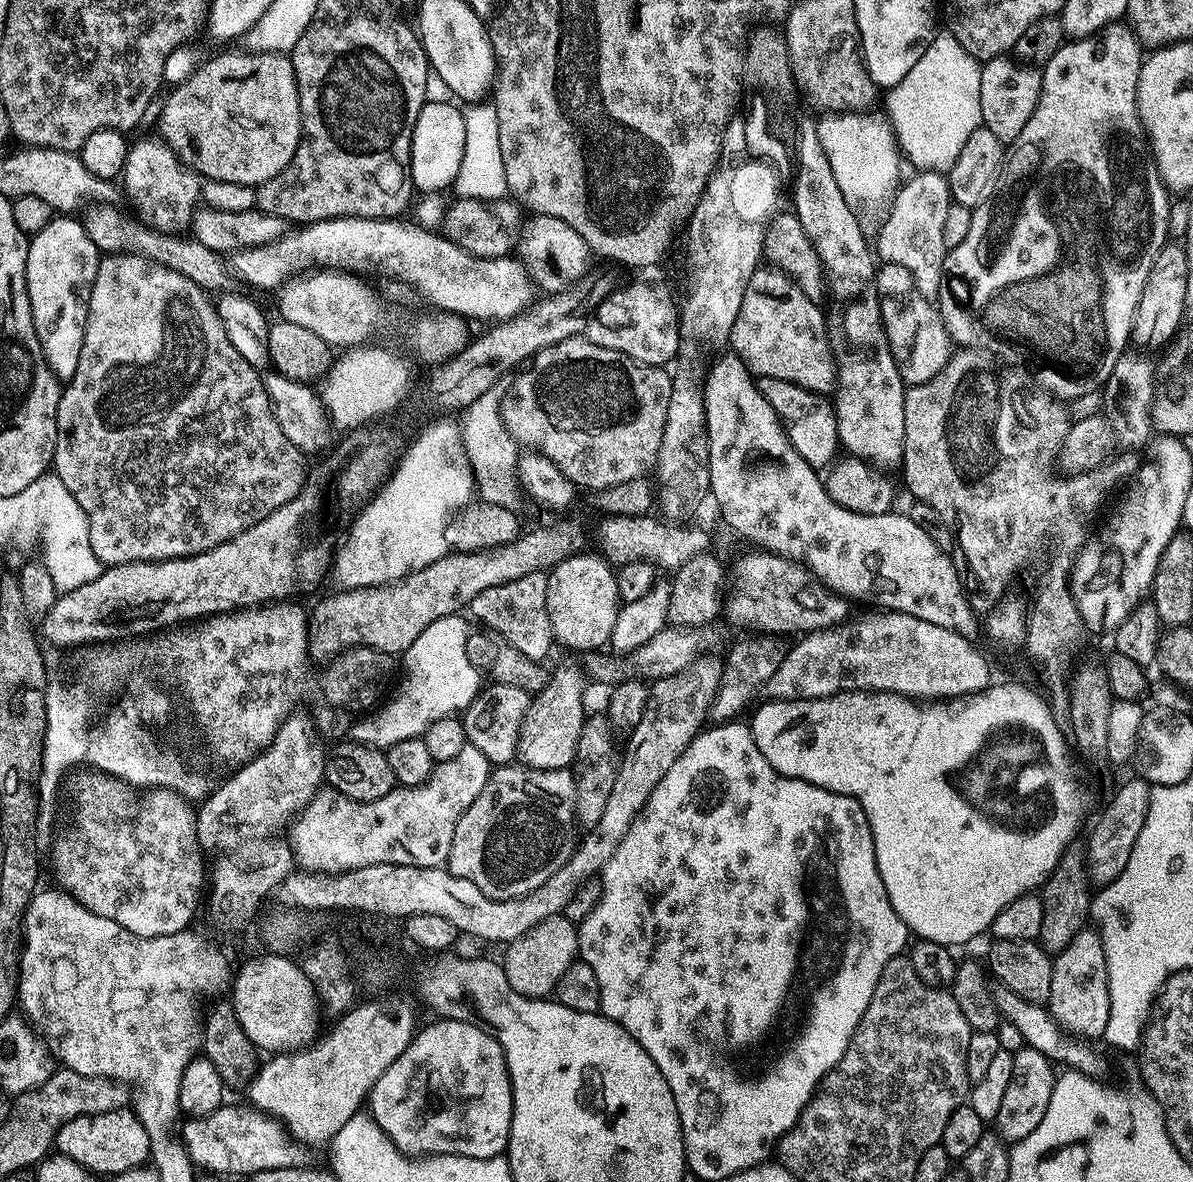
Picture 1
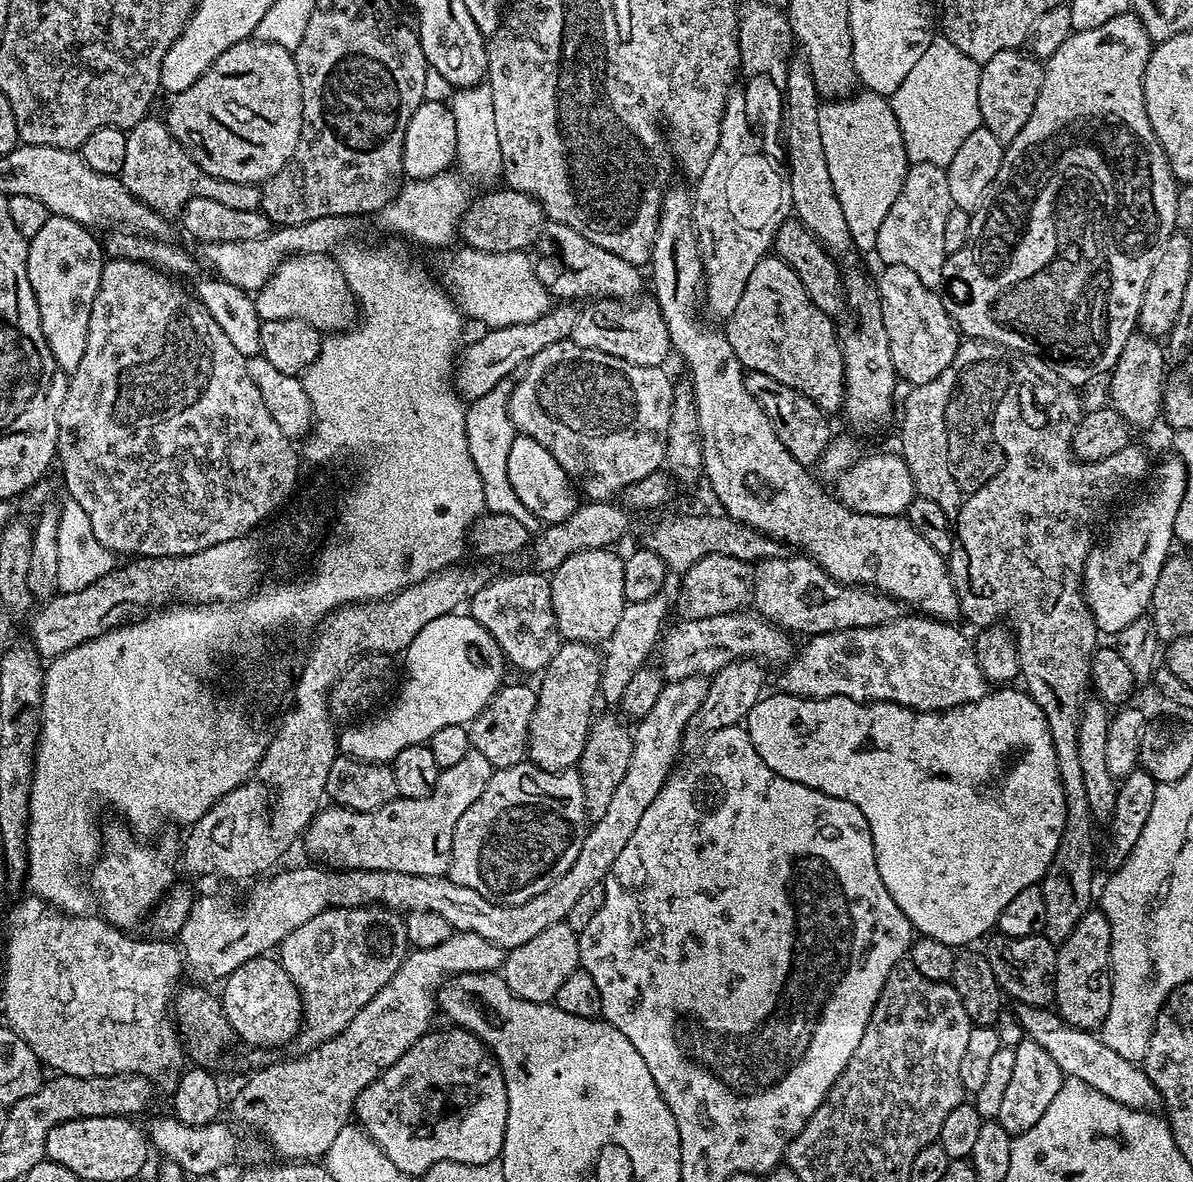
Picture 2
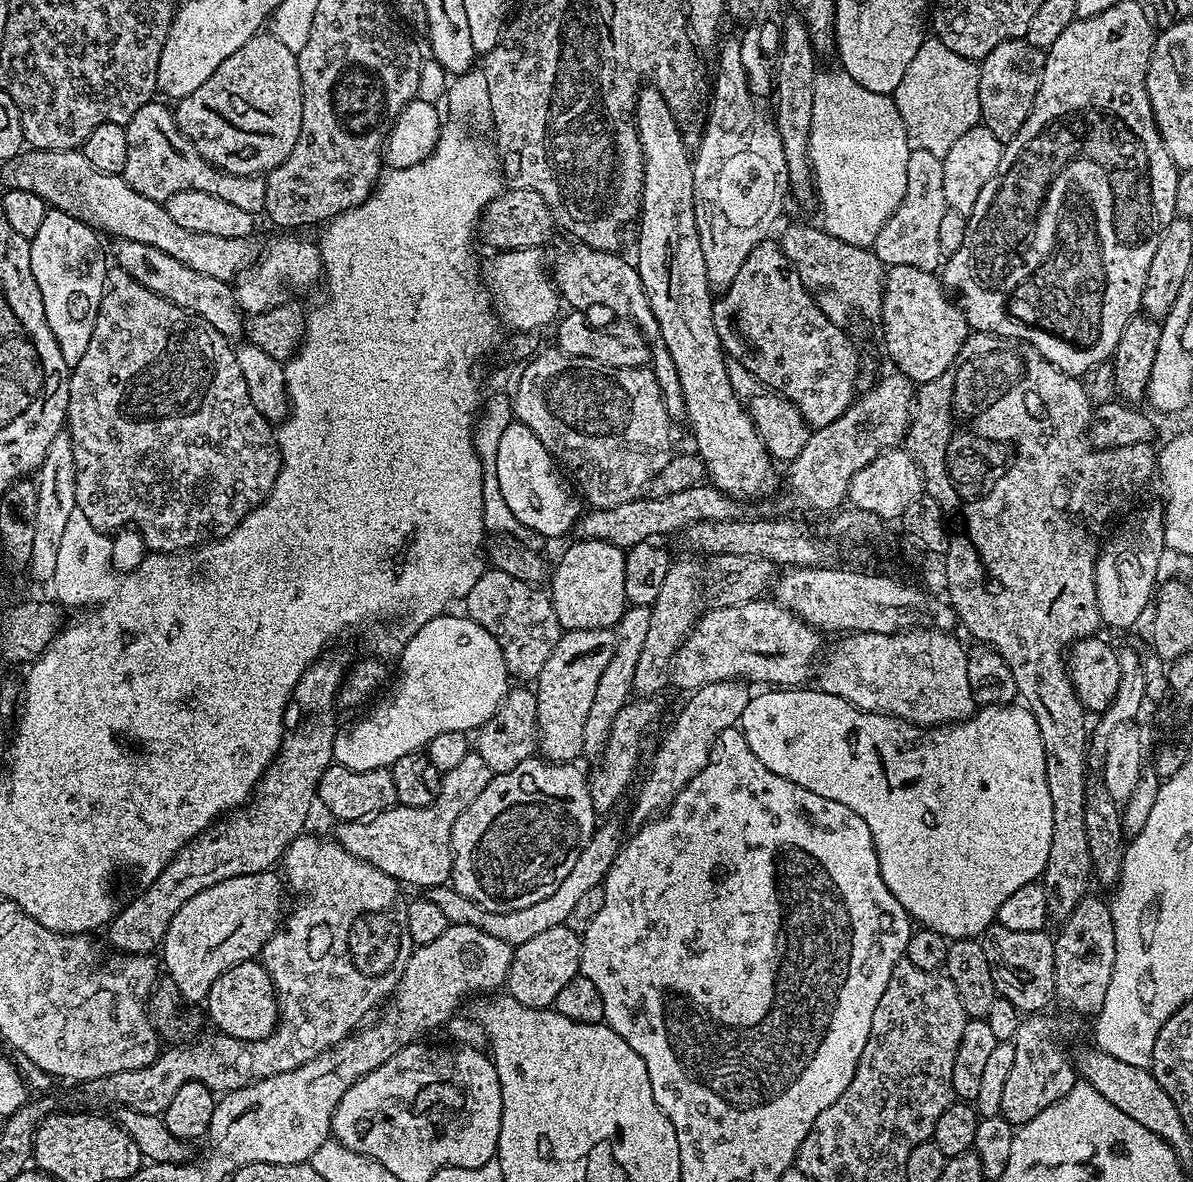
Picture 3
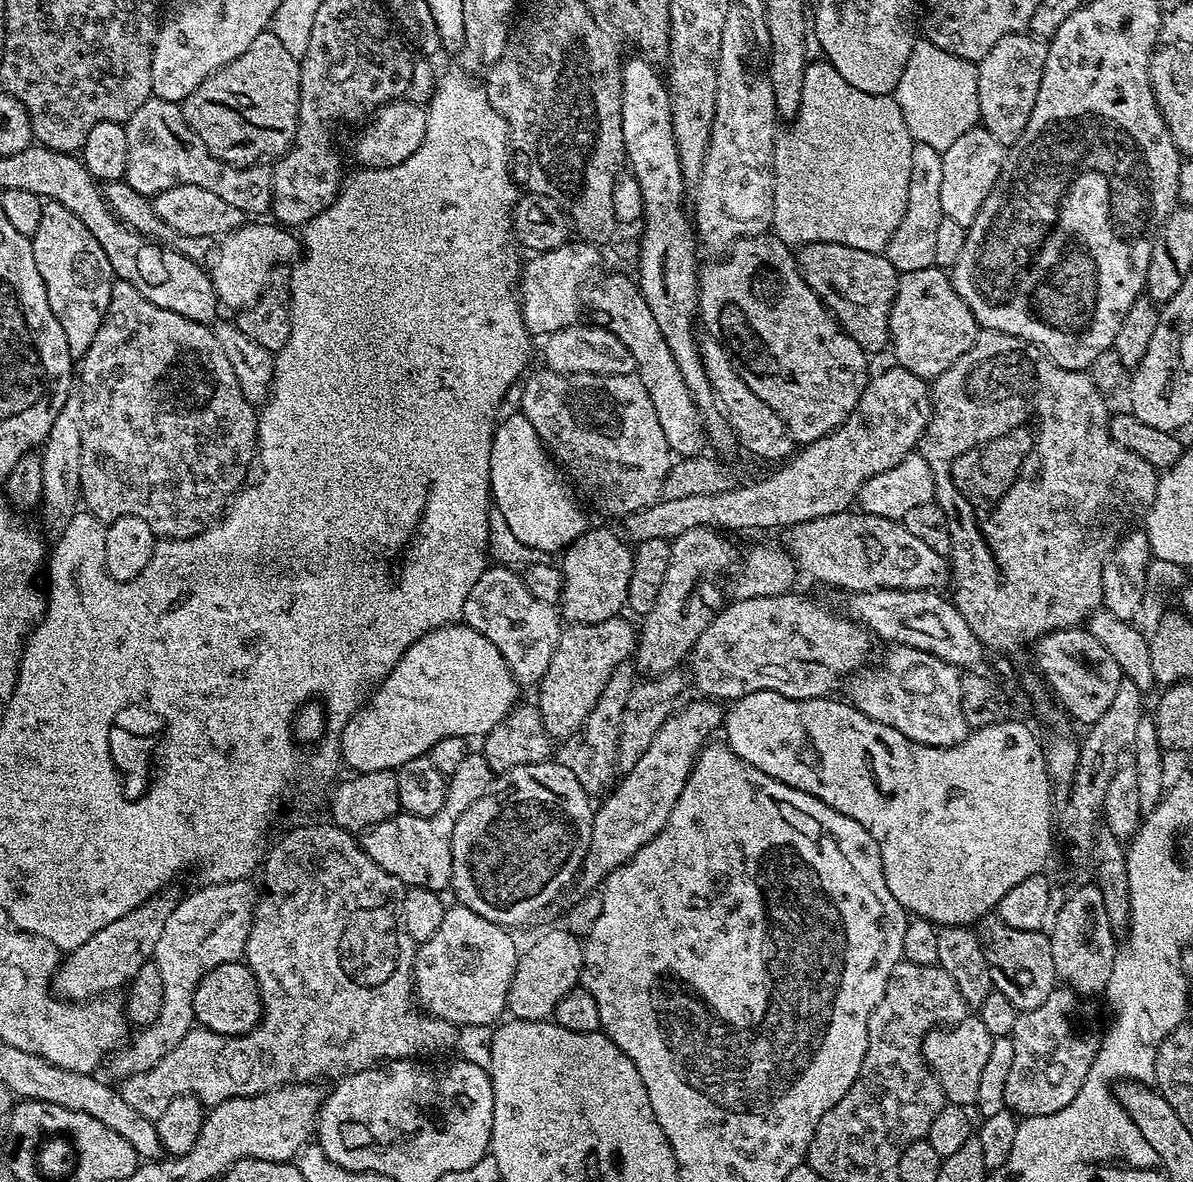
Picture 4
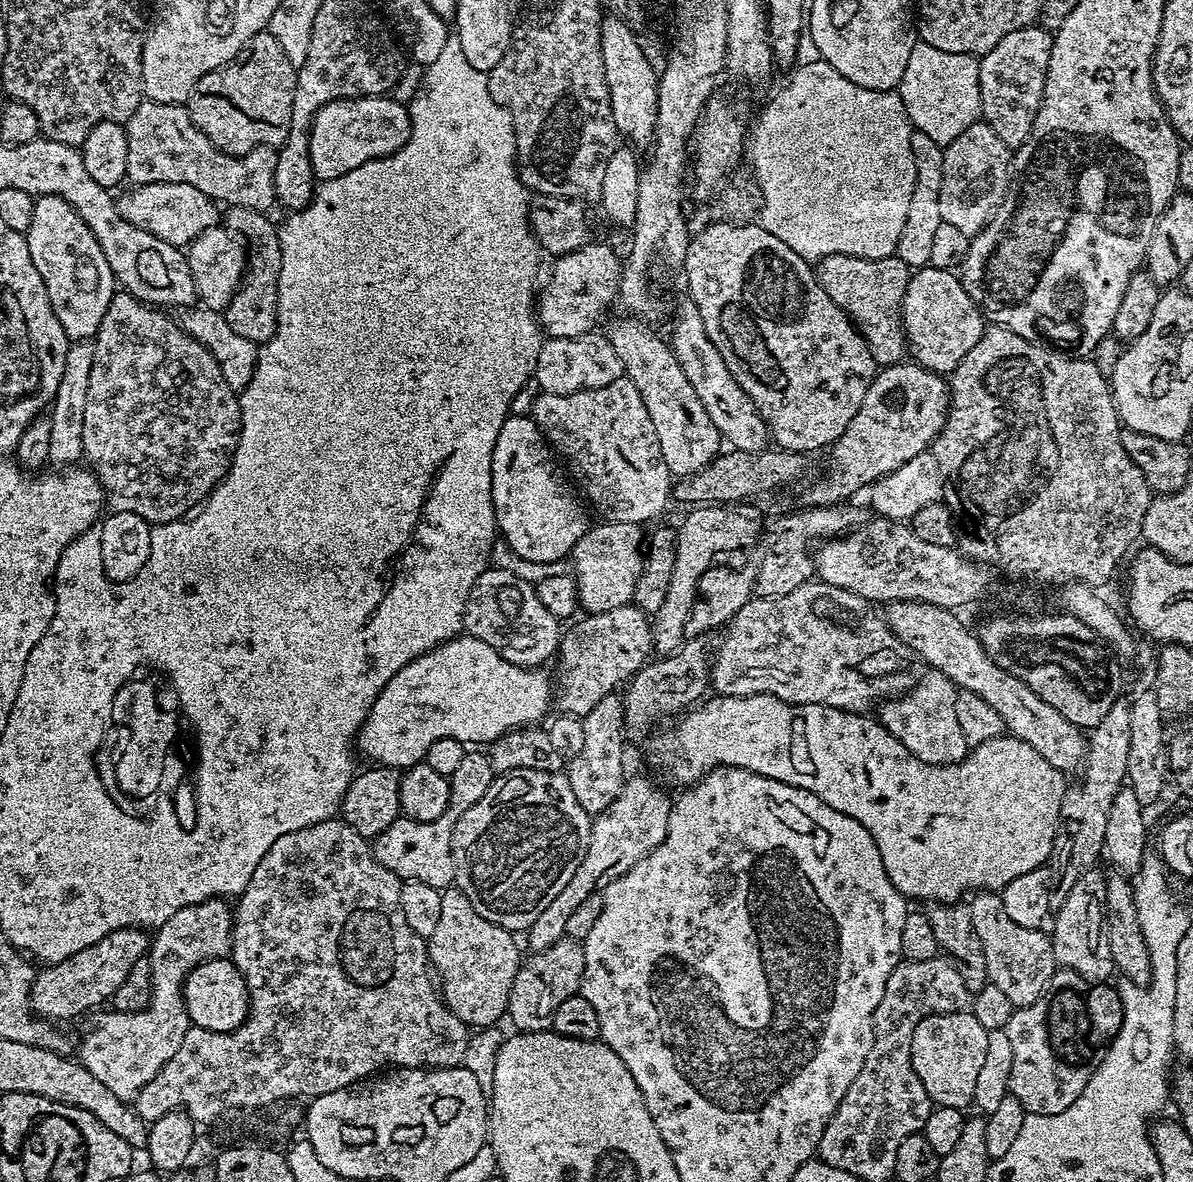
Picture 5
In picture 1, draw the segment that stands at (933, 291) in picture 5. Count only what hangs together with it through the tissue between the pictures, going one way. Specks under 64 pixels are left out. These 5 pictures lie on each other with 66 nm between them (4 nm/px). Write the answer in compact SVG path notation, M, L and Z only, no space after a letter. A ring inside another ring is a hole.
M881 263L876 270L876 293L880 299L880 317L890 346L890 354L898 366L905 385L926 382L952 357L954 345L944 329L937 305L922 298L910 270L897 264Z

